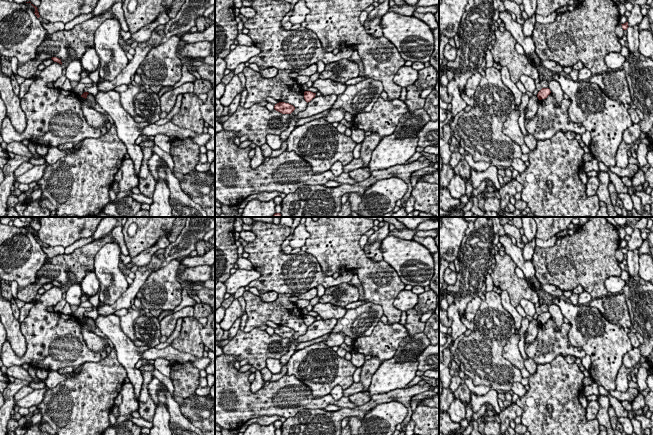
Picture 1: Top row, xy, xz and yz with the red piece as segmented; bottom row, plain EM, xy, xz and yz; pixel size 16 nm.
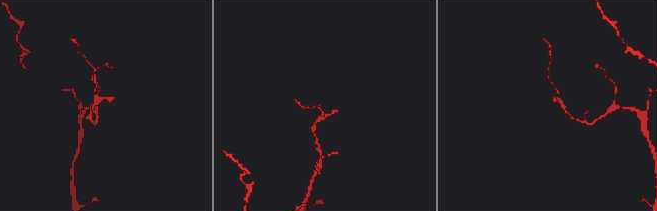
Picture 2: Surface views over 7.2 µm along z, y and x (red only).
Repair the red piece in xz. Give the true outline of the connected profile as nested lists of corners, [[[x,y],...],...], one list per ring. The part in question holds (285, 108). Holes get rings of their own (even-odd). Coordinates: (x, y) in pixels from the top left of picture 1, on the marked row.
[[[279,102],[275,104],[274,109],[282,114],[291,114],[295,107],[289,103]]]

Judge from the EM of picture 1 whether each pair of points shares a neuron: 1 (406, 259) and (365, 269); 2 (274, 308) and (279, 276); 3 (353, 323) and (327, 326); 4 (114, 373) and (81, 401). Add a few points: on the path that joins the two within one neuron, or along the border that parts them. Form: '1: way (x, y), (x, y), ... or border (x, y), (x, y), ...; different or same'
1: border (383, 259), (395, 270), (402, 282); different
2: border (278, 293), (298, 294); different
3: border (337, 319), (331, 331); different
4: way (106, 377), (89, 393); same

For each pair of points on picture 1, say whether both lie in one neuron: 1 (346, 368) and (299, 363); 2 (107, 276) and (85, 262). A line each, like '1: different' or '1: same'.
1: same
2: different

